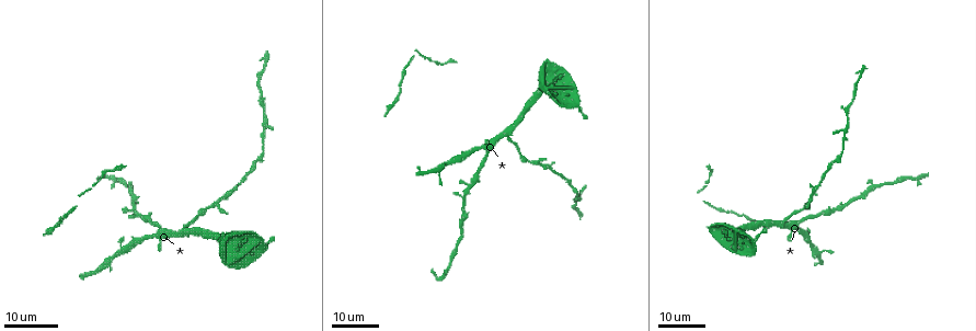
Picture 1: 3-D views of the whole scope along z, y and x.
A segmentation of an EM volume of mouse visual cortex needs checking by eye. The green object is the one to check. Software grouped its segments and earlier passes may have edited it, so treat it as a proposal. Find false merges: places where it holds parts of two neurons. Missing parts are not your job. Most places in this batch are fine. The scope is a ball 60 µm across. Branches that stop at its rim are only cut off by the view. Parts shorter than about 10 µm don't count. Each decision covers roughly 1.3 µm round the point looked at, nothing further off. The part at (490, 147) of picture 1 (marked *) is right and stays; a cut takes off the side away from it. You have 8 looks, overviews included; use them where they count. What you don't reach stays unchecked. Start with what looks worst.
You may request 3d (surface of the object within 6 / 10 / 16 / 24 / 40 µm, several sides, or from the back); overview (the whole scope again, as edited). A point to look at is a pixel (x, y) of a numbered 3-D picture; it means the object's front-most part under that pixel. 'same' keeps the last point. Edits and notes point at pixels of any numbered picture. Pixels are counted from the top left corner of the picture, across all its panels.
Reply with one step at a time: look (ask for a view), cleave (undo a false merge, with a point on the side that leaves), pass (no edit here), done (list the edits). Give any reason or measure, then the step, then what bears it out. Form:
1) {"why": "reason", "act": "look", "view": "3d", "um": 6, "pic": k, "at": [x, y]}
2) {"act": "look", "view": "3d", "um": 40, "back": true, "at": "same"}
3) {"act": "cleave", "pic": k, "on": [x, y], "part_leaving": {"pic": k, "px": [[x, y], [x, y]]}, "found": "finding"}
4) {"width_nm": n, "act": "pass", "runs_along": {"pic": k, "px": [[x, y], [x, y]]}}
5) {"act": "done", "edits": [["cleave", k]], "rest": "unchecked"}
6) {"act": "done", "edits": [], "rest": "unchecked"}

{"act": "look", "view": "3d", "um": 16, "pic": 1, "at": [781, 222]}

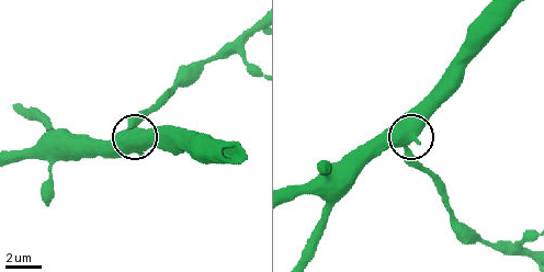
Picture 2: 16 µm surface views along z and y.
{"act": "look", "view": "3d", "um": 10, "at": "same"}

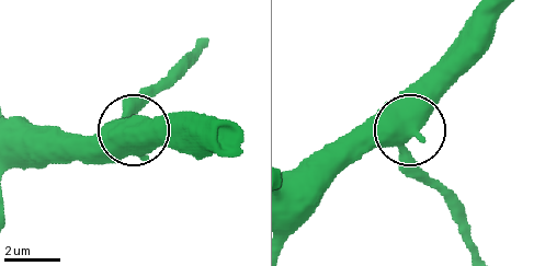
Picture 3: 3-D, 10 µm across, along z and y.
{"side_arm_um": 39, "act": "pass", "found": "one neuron here"}

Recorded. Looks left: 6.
{"why": "calibre changes", "act": "look", "view": "3d", "um": 24, "pic": 1, "at": [711, 164]}

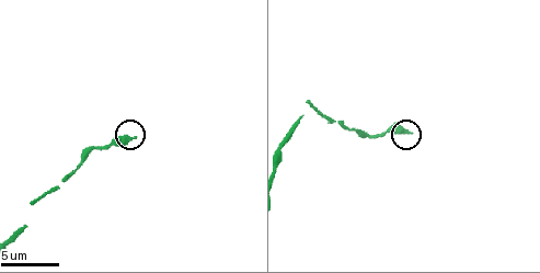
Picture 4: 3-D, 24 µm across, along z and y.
{"act": "look", "view": "3d", "um": 6, "pic": 4, "at": [132, 137]}

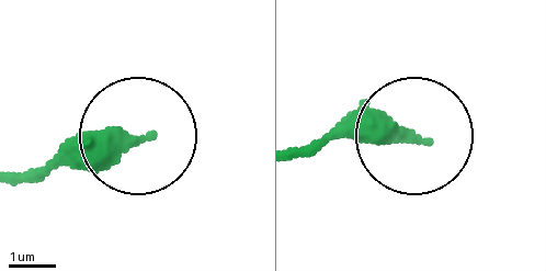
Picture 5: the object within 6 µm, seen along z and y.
{"width_nm": 290, "act": "pass", "found": "continuous, no second neuron"}

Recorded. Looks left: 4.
{"why": "thick turns thin", "act": "look", "view": "3d", "um": 24, "pic": 1, "at": [847, 106]}

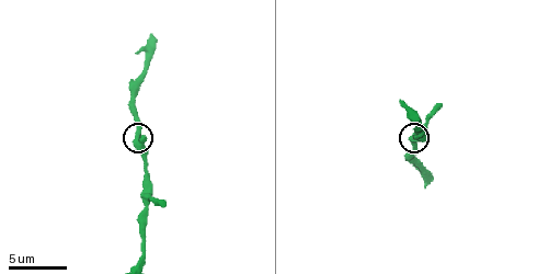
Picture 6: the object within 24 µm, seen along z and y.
{"act": "look", "view": "3d", "um": 10, "pic": 6, "at": [416, 146]}

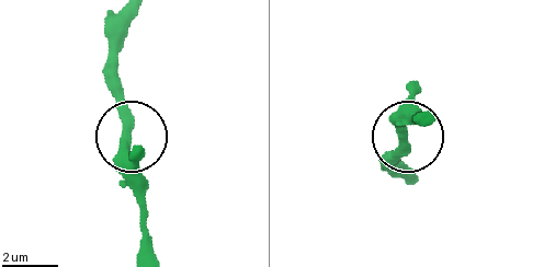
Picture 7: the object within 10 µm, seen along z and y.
{"width_nm": 350, "act": "pass", "runs_along": {"pic": 7, "px": [[415, 116], [394, 165]]}, "found": "one neuron here"}

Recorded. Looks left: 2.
{"act": "done", "edits": [], "rest": "unchecked"}

